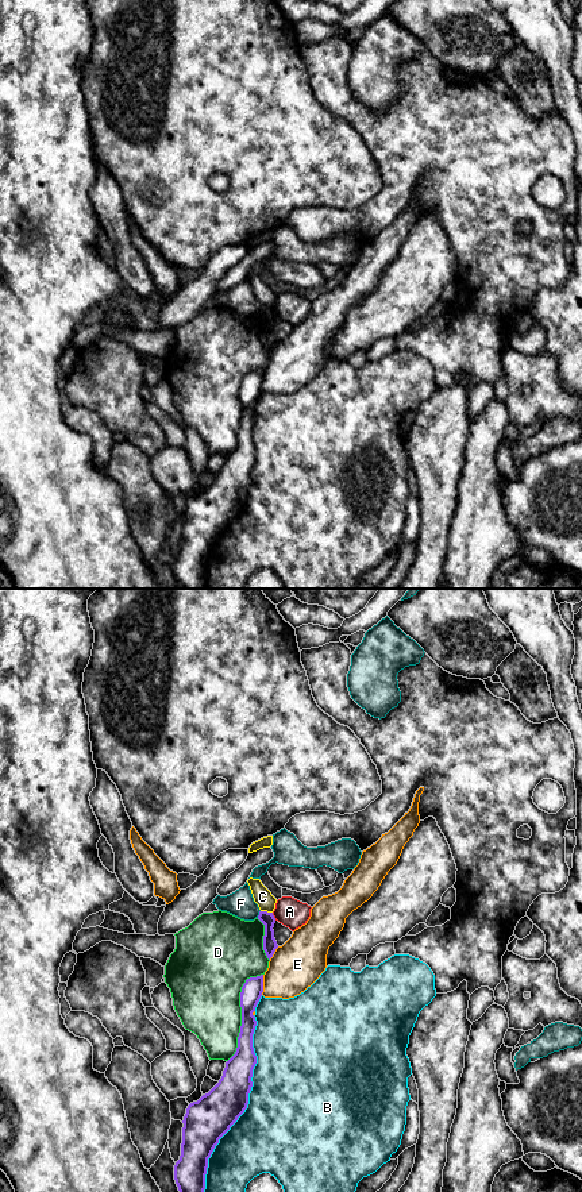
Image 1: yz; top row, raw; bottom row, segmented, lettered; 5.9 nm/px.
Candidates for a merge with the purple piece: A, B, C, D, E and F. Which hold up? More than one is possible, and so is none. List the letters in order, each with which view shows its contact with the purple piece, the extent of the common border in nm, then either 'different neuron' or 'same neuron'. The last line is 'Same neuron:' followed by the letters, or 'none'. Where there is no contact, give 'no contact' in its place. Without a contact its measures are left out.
A: contact in yz; length 50 nm; different neuron
B: contact in yz; length 1100 nm; different neuron
C: contact in yz; length 70 nm; different neuron
D: contact in yz; length 550 nm; different neuron
E: contact in yz; length 120 nm; different neuron
F: contact in yz; length 50 nm; different neuron
Same neuron: none

